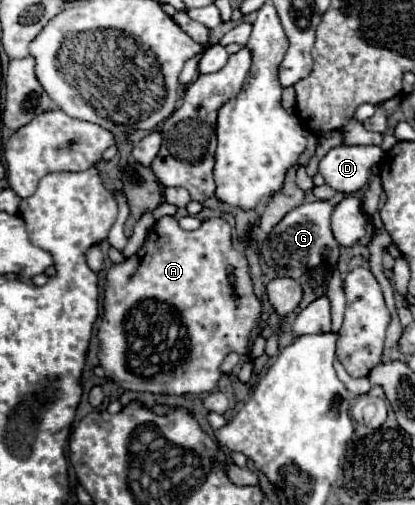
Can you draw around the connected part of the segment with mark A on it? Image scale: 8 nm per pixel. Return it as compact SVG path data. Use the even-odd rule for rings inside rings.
M172 216L160 218L154 228L148 232L148 238L144 242L144 246L138 250L138 254L126 258L126 262L112 266L112 272L108 270L108 288L104 294L104 320L100 320L100 328L98 328L98 340L100 340L100 352L98 352L98 360L100 366L106 372L106 378L110 378L112 382L118 382L120 388L124 390L134 390L134 392L150 392L150 394L204 394L204 392L212 392L220 380L220 364L226 358L226 354L230 352L238 352L244 354L246 346L248 346L248 336L250 330L254 326L254 320L260 316L262 306L258 302L258 298L254 296L252 290L252 278L250 278L250 268L246 262L246 256L234 248L232 238L230 238L230 226L224 218L208 218L202 222L202 226L194 232L186 232L178 226L178 220ZM226 266L234 266L234 274L236 274L236 288L232 288L228 284L228 276L226 276Z

